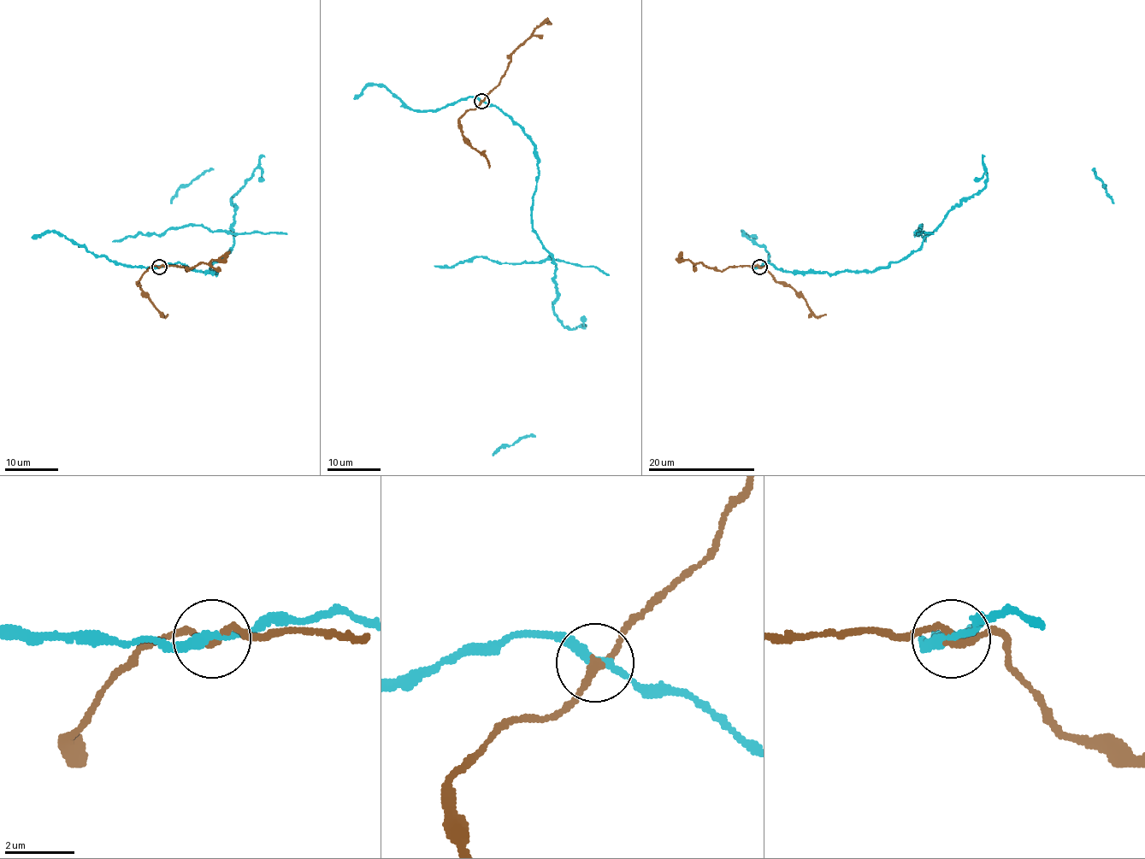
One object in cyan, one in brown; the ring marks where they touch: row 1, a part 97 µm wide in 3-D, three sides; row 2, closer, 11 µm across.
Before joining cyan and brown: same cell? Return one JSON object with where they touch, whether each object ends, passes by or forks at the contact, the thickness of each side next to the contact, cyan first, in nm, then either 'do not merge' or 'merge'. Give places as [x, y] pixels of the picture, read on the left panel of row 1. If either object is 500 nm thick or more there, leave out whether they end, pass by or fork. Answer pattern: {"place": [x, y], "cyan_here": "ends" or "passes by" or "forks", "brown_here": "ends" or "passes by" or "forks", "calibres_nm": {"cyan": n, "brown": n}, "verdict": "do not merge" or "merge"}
{"place": [159, 267], "cyan_here": "passes by", "brown_here": "passes by", "calibres_nm": {"cyan": 280, "brown": 220}, "verdict": "do not merge"}

